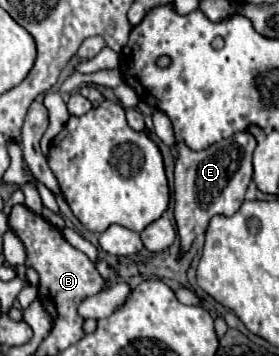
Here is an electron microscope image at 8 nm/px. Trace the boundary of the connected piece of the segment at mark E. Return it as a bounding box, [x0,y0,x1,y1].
[175,132,255,250]

